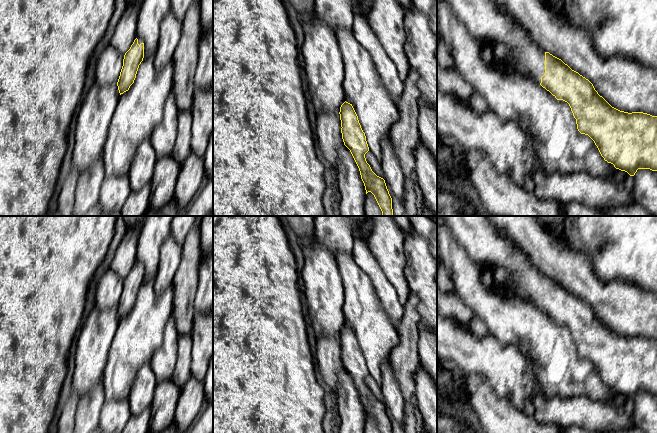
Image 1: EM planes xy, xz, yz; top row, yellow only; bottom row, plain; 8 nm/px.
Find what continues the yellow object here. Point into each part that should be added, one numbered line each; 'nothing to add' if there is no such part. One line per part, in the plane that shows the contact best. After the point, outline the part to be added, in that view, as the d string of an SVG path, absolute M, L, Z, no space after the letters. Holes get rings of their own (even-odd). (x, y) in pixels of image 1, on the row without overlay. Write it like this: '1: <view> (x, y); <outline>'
1: yz (482, 242); M441 216L458 245L469 259L480 266L483 262L506 269L512 276L516 294L530 299L538 308L545 298L545 274L529 259L510 237L500 233L487 216Z

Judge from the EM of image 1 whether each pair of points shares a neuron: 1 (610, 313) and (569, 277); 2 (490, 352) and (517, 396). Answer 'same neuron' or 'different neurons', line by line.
1: same neuron
2: same neuron

